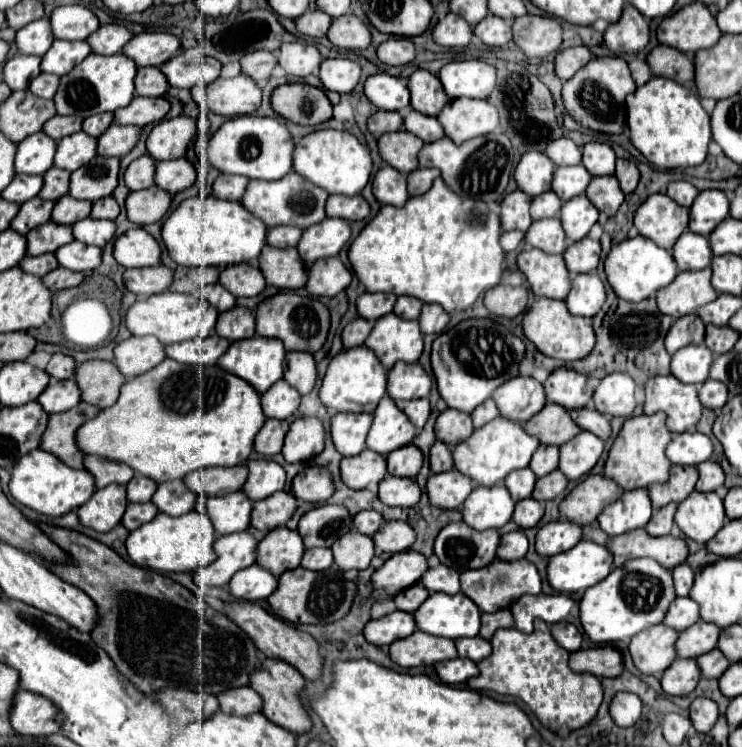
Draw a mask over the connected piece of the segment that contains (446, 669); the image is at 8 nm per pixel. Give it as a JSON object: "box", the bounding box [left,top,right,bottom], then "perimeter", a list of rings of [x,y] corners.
{"box":[436,658,478,684],"perimeter":[[[454,658],[436,664],[436,674],[444,684],[462,684],[478,674],[478,666],[468,658]]]}

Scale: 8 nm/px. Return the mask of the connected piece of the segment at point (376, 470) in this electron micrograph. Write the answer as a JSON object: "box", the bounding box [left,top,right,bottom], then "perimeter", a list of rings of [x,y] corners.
{"box":[340,448,386,490],"perimeter":[[[364,448],[358,456],[342,458],[340,478],[352,490],[362,490],[368,484],[378,484],[386,476],[386,458]]]}

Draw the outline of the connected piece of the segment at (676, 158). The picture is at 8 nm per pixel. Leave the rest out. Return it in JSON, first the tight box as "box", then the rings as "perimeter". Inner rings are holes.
{"box":[626,78,710,168],"perimeter":[[[652,78],[626,98],[626,124],[630,128],[630,140],[648,162],[656,168],[680,168],[698,166],[708,154],[710,116],[700,106],[700,98],[690,88],[672,82],[668,78]]]}

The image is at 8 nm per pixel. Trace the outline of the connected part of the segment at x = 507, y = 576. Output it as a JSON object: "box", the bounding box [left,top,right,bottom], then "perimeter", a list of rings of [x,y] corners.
{"box":[460,558,542,612],"perimeter":[[[524,558],[516,562],[494,560],[480,570],[468,570],[460,574],[460,584],[462,584],[462,594],[466,594],[482,612],[496,612],[496,610],[508,608],[520,596],[524,594],[536,596],[542,590],[542,580],[540,580],[536,566]]]}

